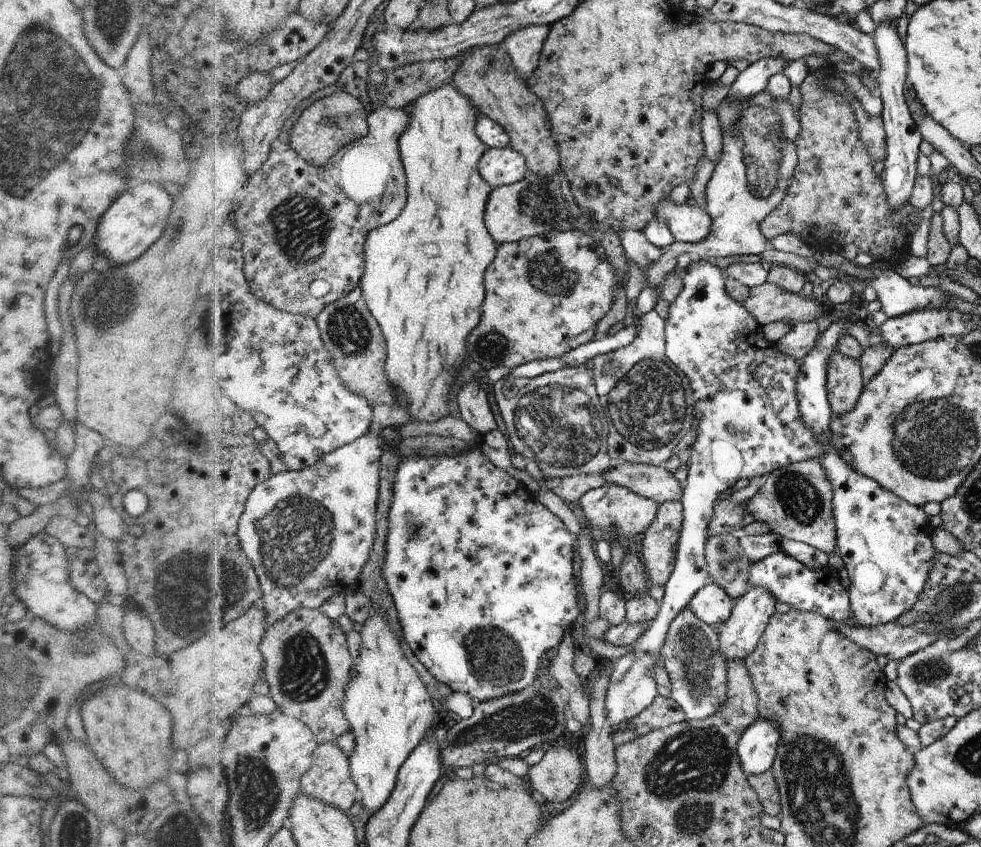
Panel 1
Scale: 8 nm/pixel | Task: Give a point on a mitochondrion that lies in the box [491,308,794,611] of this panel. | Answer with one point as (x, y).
(557, 420)

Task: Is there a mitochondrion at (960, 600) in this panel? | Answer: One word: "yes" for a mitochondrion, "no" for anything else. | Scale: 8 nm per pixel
yes

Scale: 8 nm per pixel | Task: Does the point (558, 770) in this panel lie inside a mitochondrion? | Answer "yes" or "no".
no

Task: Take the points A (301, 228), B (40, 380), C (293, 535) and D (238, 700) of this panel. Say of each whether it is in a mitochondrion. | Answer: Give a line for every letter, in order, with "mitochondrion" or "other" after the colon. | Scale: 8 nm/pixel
A: mitochondrion
B: other
C: mitochondrion
D: other

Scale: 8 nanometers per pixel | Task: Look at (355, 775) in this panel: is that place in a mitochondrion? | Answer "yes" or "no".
no

